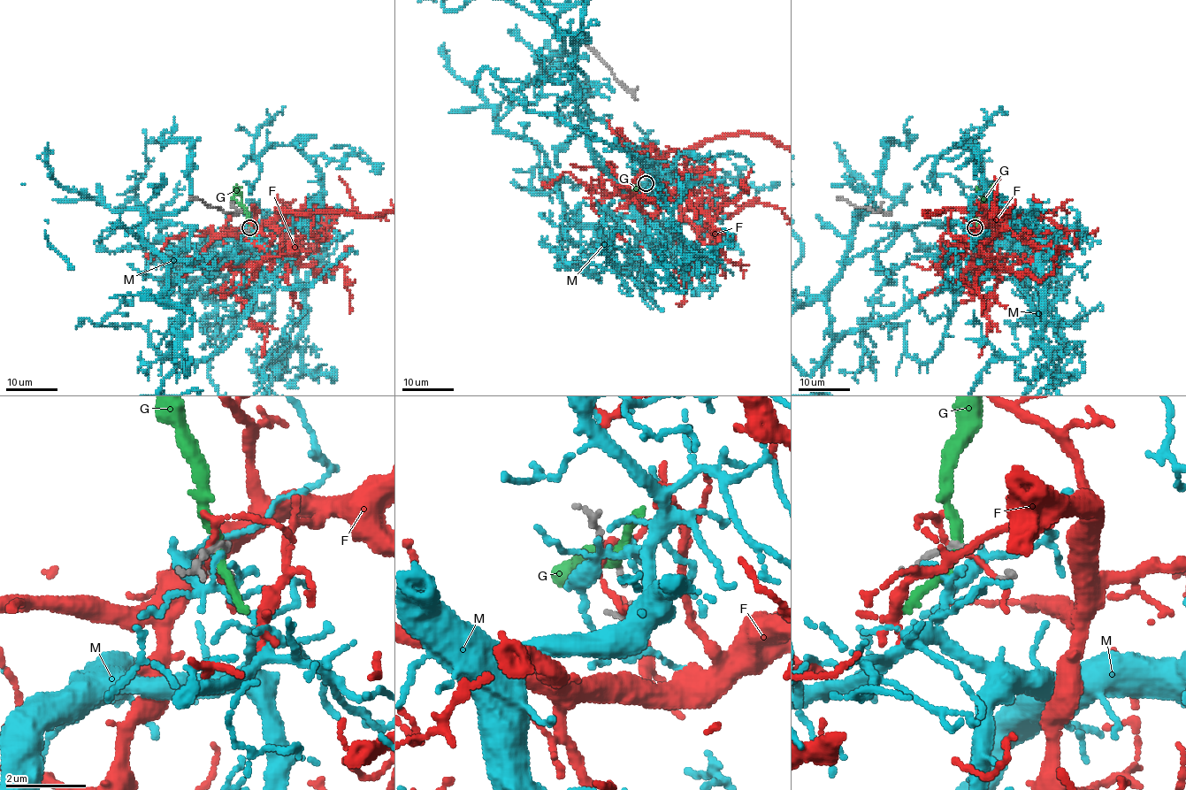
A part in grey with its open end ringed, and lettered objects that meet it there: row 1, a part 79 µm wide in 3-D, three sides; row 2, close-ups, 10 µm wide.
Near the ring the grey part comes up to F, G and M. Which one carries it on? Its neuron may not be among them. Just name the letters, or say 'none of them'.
F

